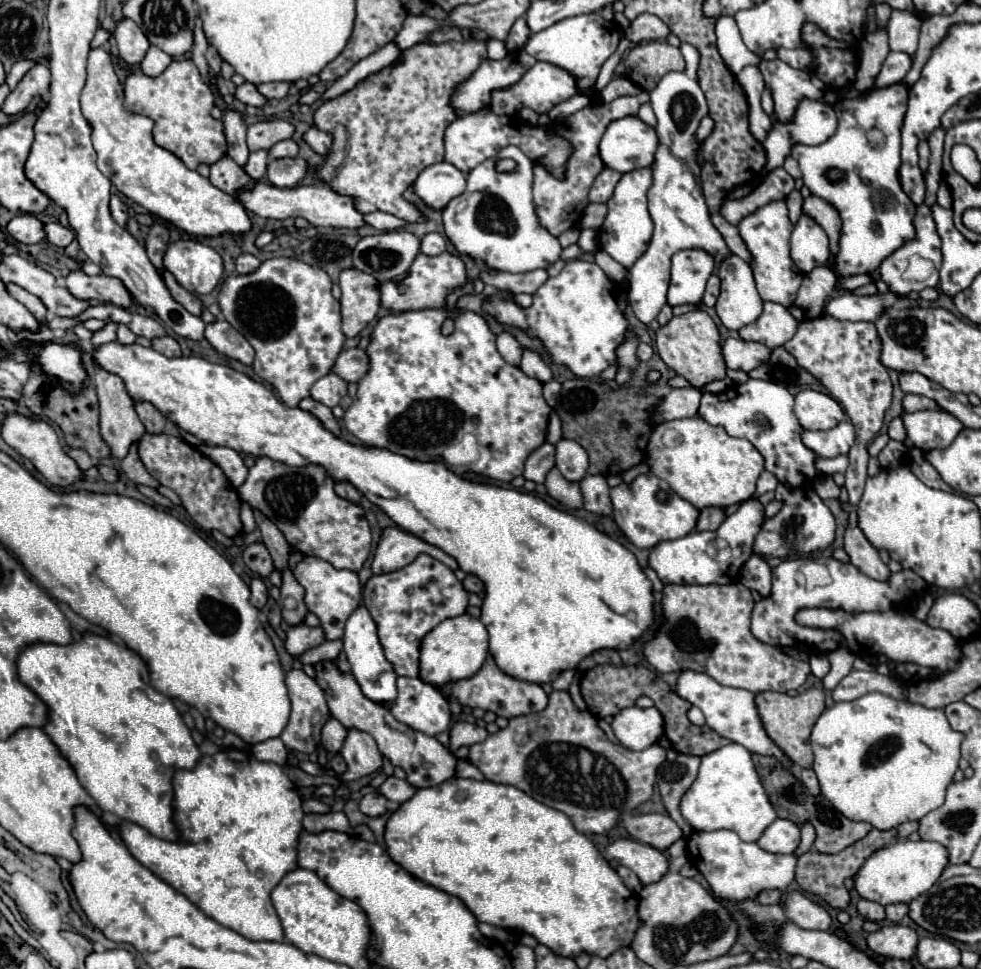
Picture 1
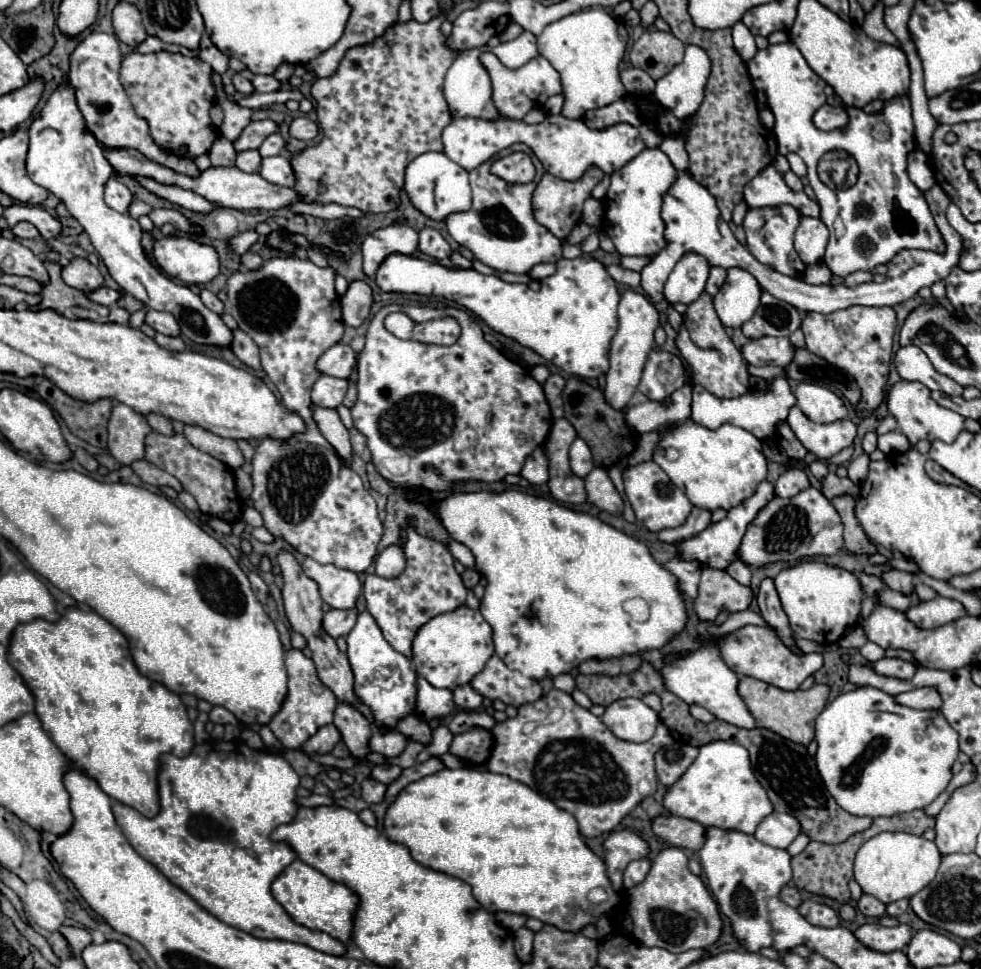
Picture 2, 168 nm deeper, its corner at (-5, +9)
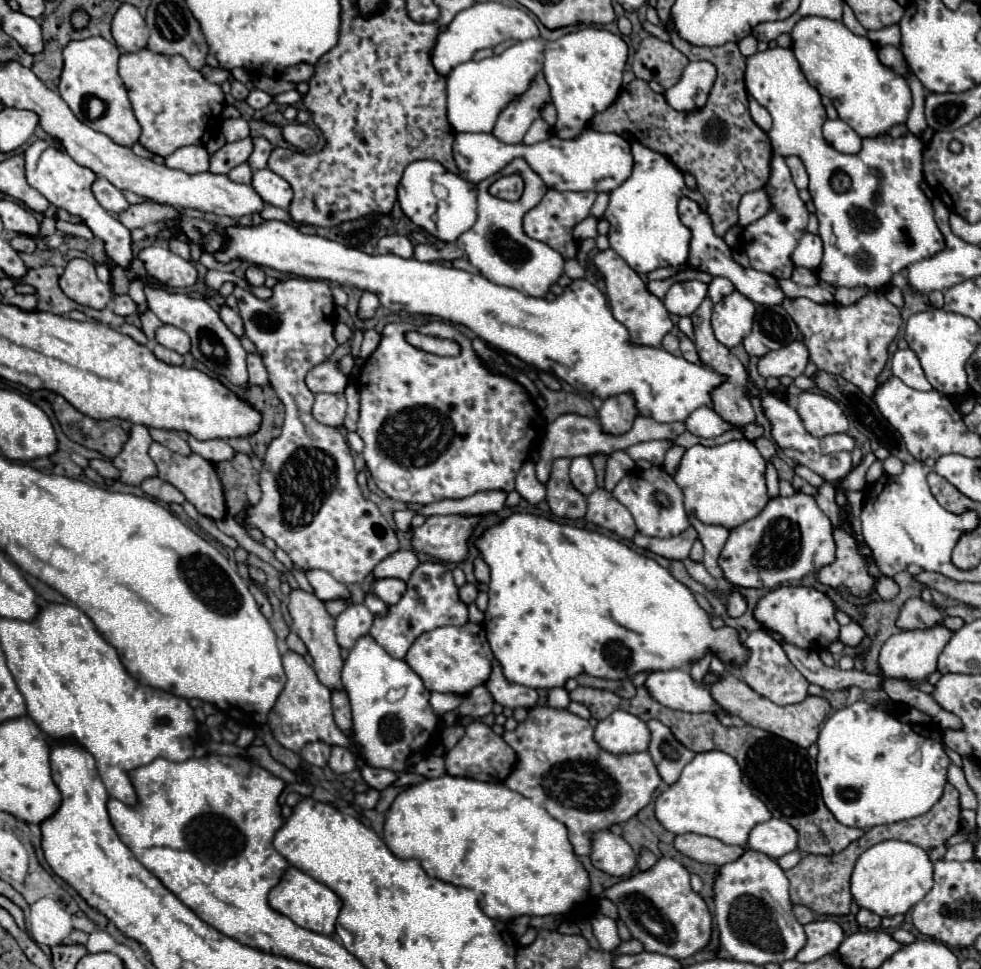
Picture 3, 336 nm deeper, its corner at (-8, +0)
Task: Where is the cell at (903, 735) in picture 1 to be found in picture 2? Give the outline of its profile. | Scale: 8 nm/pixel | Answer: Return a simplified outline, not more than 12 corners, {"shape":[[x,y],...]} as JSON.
{"shape":[[873,686],[815,720],[817,770],[849,814],[929,806],[959,734]]}

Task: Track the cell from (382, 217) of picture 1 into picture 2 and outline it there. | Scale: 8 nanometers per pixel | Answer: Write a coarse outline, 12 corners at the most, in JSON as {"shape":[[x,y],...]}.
{"shape":[[295,202],[291,210],[321,220],[361,218],[365,212],[341,204]]}

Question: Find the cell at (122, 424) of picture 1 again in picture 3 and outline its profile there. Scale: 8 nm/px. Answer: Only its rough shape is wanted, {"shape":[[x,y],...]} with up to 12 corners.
{"shape":[[132,425],[130,439],[112,461],[120,481],[140,485],[156,477],[148,455],[148,427]]}

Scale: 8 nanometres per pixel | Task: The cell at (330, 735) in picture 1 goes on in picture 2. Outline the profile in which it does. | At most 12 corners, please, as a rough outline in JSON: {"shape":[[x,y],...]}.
{"shape":[[327,724],[311,736],[303,750],[327,754],[341,740],[335,724]]}

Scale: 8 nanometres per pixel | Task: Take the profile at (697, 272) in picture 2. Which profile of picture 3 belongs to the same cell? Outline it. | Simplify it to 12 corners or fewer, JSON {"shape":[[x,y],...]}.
{"shape":[[696,279],[674,283],[664,305],[674,315],[692,315],[708,285]]}

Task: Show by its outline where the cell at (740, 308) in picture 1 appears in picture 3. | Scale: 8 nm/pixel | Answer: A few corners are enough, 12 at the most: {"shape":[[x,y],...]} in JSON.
{"shape":[[738,291],[716,303],[712,329],[728,349],[752,329],[754,303]]}

